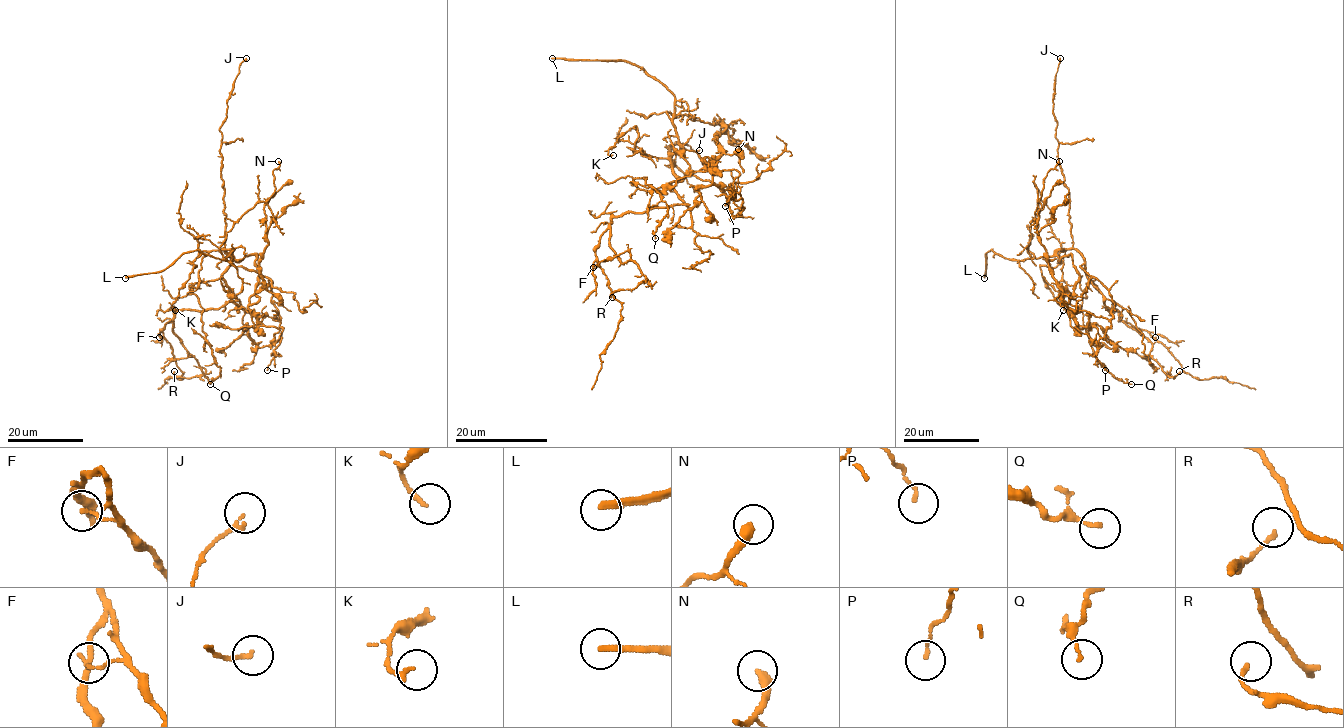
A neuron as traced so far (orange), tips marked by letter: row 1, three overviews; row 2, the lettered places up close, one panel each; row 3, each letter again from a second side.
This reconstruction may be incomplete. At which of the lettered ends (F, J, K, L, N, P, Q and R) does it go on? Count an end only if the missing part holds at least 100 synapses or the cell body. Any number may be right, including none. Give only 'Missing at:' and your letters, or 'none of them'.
Missing at: L

